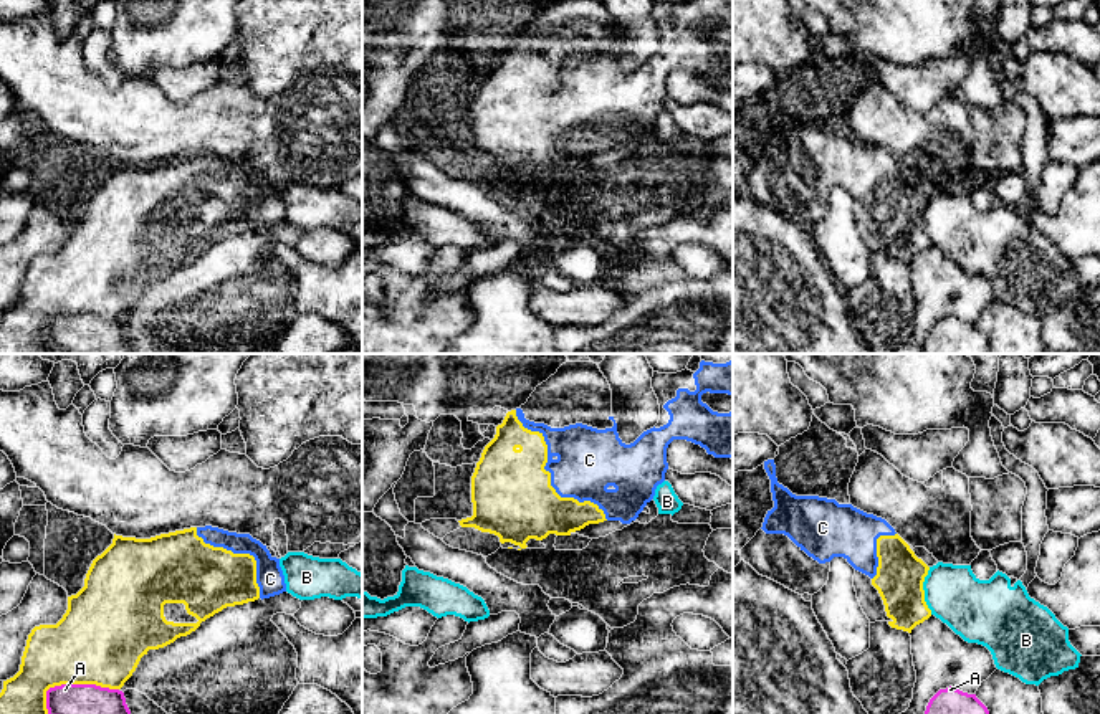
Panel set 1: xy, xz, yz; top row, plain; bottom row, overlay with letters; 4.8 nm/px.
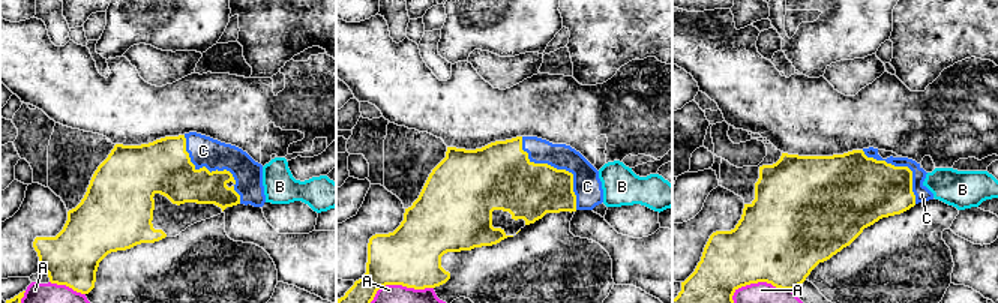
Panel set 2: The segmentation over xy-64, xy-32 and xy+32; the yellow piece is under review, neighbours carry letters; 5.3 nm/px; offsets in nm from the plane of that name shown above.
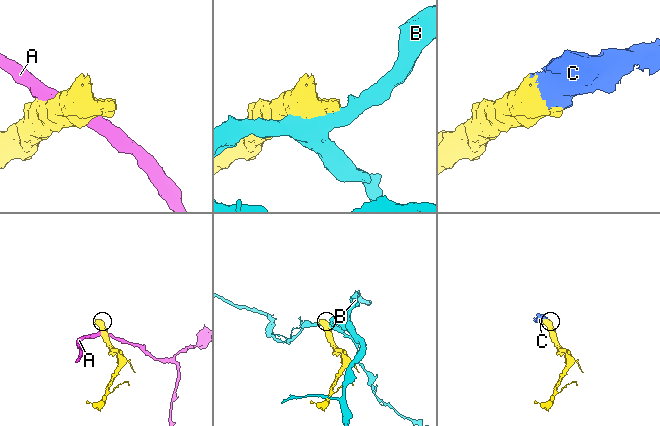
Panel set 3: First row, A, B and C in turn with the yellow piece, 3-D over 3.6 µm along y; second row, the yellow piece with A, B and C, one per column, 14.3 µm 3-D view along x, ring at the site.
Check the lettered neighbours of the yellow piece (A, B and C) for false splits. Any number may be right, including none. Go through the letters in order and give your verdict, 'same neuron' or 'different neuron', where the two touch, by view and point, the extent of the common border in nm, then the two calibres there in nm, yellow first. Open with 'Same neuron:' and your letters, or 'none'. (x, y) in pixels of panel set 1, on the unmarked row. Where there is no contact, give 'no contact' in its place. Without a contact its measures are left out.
Same neuron: C
A: different neuron | xy (70, 313) | 380 nm | 420/320 nm
B: different neuron | yz (923, 220) | 240 nm | 240/280 nm
C: same neuron | xz (550, 104) | 700 nm | 400/320 nm

